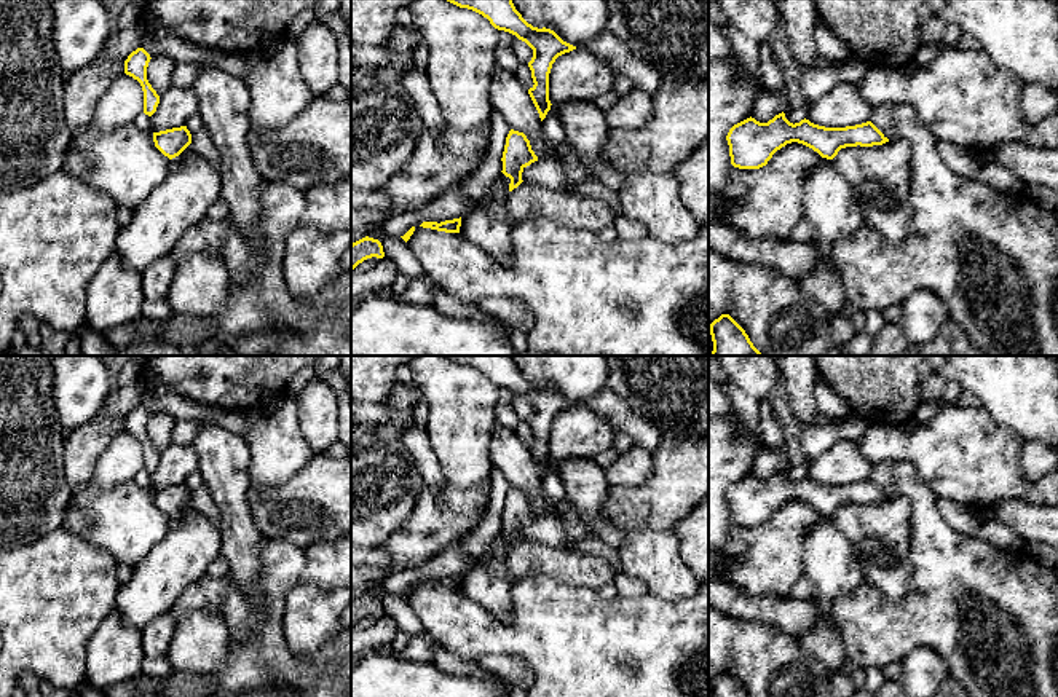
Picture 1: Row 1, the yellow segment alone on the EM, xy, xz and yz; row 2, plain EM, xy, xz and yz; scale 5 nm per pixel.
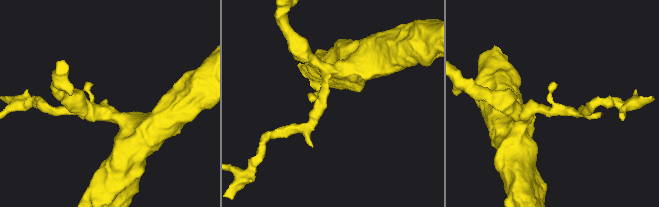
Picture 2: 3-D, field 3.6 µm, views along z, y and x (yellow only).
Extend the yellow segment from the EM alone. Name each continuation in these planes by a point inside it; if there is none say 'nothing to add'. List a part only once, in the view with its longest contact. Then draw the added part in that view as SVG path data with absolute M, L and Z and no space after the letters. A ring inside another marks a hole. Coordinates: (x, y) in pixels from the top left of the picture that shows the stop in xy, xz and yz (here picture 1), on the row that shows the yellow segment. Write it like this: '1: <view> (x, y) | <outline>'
nothing to add

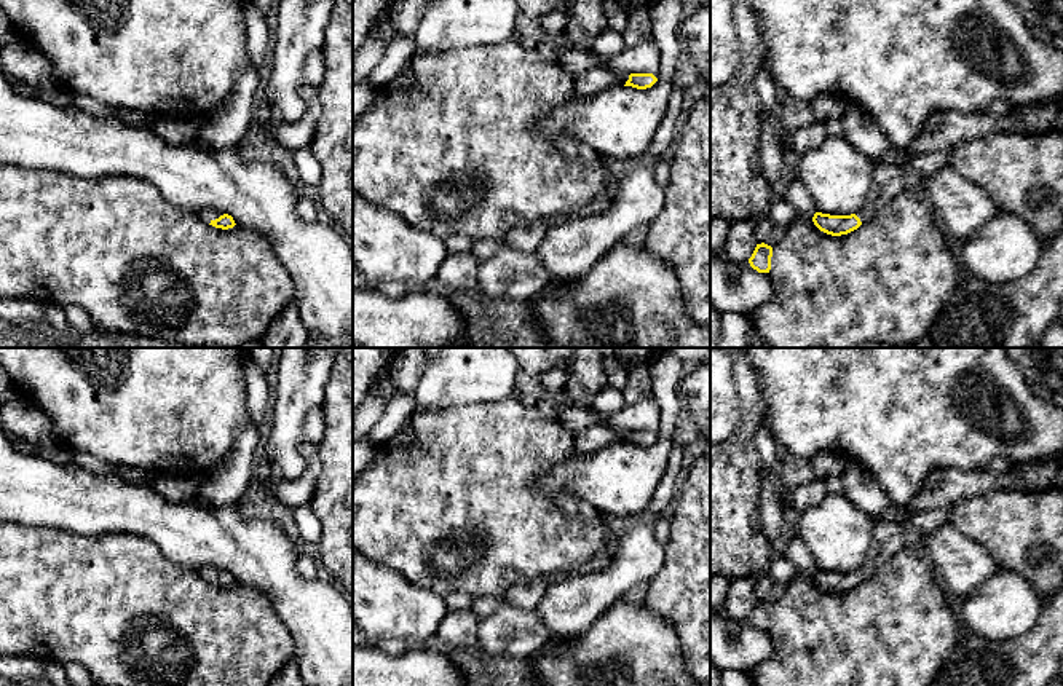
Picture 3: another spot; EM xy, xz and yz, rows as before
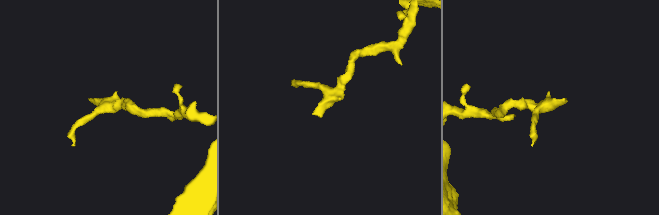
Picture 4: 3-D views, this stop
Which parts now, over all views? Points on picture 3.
1: xy (208, 214) | M204 207L200 212L200 217L204 220L204 223L211 223L212 220L219 219L220 215L223 215L223 212L219 212L212 207Z

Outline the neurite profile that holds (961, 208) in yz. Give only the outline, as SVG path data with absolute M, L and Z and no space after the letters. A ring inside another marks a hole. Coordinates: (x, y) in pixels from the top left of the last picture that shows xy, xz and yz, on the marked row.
M950 163L924 177L924 193L942 228L961 241L999 212L990 196Z

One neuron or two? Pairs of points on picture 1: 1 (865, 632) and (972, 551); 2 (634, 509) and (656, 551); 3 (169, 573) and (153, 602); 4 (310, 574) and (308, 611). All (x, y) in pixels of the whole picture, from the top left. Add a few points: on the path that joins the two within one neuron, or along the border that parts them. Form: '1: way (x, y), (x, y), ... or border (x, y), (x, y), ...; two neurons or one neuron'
1: way (892, 629), (945, 578); one neuron
2: border (671, 528), (629, 530), (626, 533); two neurons
3: way (163, 579), (153, 589), (153, 595); one neuron
4: border (300, 581), (334, 590); two neurons

